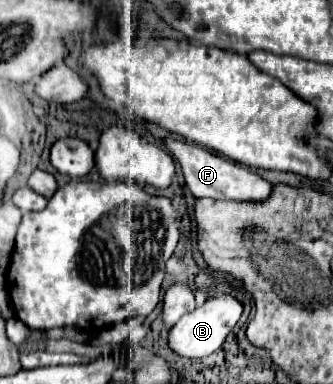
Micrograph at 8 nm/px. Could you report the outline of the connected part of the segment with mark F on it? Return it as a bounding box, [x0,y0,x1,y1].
[162,137,272,201]

